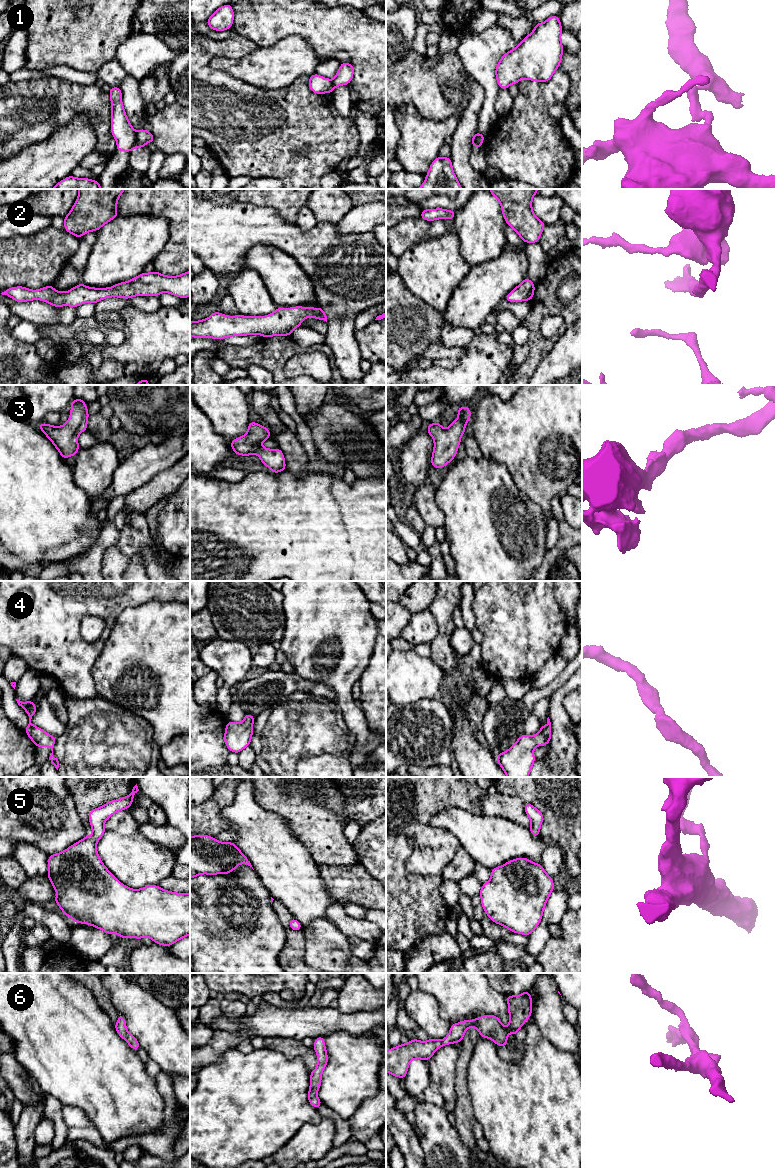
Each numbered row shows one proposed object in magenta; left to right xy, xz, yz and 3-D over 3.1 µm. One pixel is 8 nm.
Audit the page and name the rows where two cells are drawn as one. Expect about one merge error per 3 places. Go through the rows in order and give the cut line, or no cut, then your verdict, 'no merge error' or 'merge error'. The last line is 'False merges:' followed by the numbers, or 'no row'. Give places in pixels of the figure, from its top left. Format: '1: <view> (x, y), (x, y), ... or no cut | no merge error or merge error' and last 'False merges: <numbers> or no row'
1: xy (135, 132), (136, 147) | merge error
2: no cut | no merge error
3: no cut | no merge error
4: no cut | no merge error
5: no cut | no merge error
6: no cut | no merge error
False merges: 1

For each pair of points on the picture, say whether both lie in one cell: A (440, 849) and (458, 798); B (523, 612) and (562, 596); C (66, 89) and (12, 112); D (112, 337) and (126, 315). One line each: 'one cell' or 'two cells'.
A: one cell
B: two cells
C: one cell
D: two cells

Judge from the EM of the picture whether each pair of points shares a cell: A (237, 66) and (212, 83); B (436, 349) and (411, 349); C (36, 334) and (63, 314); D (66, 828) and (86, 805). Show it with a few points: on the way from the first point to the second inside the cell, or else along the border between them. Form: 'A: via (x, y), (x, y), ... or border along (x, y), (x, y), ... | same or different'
A: border along (225, 72), (247, 84) | different
B: border along (440, 340), (432, 343), (407, 364) | different
C: border along (22, 319), (37, 325) | different
D: border along (70, 792), (75, 809), (87, 835) | different

